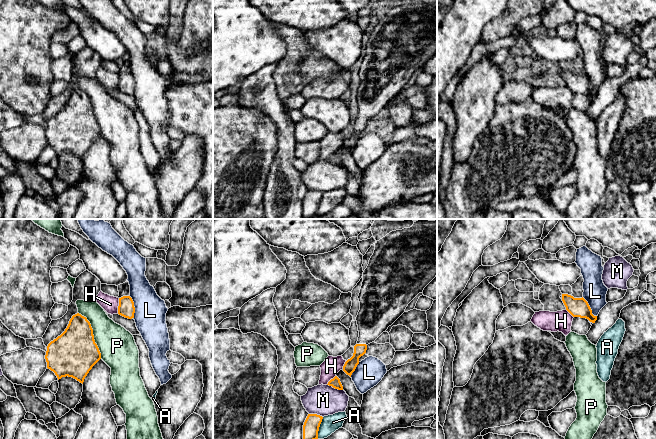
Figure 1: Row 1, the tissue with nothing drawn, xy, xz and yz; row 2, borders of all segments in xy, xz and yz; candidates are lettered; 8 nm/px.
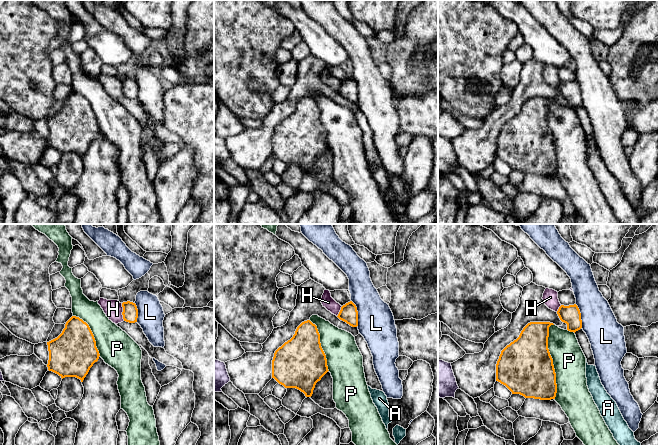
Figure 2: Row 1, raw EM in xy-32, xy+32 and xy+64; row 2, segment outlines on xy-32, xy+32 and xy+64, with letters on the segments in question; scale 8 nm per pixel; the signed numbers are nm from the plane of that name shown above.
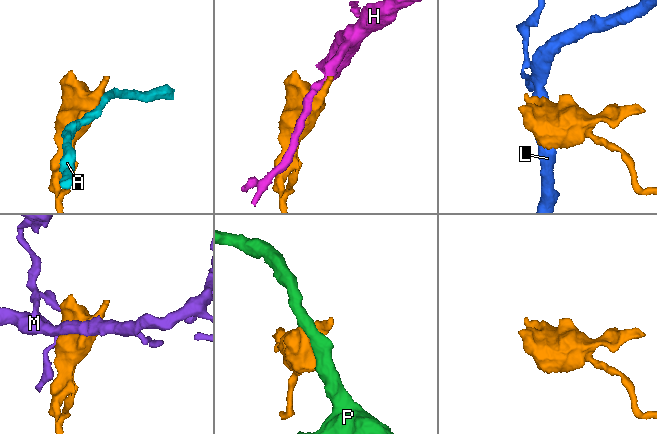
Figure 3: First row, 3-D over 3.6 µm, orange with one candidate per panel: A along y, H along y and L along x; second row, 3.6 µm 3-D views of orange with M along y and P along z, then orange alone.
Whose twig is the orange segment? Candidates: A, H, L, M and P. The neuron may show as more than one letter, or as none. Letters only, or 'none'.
none

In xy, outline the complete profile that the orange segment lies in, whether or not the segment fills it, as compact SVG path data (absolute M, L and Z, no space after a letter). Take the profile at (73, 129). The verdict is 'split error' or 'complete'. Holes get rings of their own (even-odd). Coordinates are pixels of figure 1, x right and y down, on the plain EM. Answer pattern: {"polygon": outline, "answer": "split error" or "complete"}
{"polygon": "M79 89L73 91L65 107L48 120L45 135L47 144L55 149L58 156L68 152L83 160L89 147L101 135L93 105L87 94Z", "answer": "complete"}

